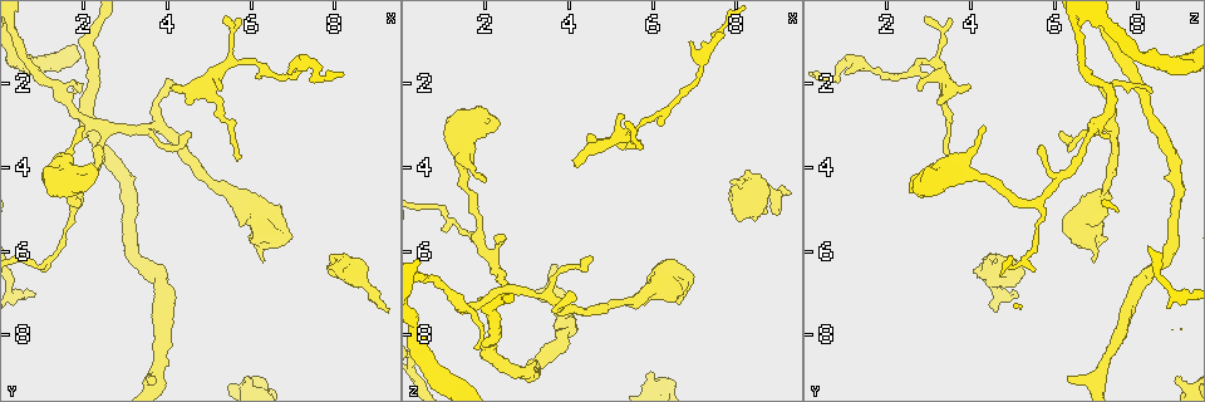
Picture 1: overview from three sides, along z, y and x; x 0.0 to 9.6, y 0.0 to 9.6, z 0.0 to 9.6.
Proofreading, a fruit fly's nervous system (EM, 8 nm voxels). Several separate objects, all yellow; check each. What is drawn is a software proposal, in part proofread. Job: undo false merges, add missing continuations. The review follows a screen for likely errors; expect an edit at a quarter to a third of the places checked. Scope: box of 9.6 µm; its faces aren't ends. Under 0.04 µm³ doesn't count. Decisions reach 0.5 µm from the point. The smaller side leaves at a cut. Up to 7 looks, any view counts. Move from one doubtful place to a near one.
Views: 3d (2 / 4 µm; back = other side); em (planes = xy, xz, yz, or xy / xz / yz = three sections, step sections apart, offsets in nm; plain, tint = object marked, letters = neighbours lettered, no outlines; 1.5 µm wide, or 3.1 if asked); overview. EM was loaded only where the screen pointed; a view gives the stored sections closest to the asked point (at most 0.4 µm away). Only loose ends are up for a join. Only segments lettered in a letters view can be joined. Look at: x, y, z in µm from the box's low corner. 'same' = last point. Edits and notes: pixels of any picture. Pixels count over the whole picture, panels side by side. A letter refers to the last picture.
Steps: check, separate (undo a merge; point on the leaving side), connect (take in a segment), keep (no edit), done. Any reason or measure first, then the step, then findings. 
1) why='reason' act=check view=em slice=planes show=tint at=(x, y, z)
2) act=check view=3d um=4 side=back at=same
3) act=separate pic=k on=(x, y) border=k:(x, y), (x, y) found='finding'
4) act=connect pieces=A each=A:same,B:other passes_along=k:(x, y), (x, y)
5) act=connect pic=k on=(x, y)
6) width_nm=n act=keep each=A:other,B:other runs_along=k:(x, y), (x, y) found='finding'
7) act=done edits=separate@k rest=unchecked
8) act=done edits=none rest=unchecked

why='free end' act=check view=3d um=4 at=(9.00, 7.05, 5.15)

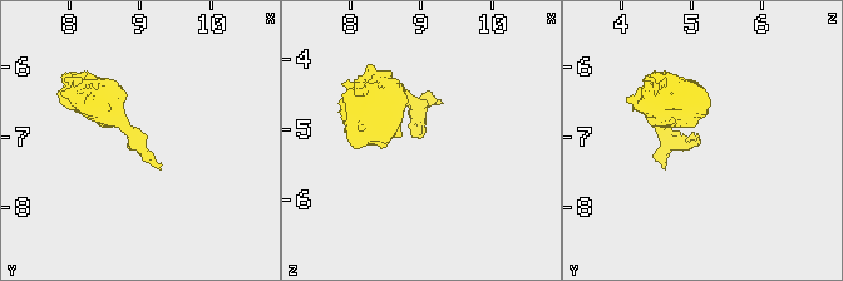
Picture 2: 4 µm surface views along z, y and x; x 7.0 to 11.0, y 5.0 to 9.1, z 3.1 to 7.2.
why='shape alone is not enough' act=check view=em slice=planes show=letters at=(9.00, 7.05, 5.10)

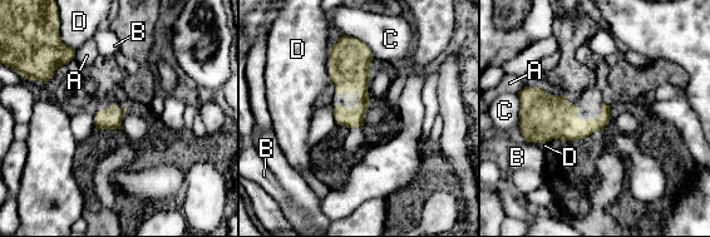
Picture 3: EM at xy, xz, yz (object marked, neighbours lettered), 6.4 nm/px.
act=keep each=A:other,B:other,C:other,D:other border=3:(523, 139), (547, 142) found='no lettered segment goes on from it'

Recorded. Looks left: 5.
why='free end' act=check view=em slice=xz step=8 show=letters at=(3.65, 9.05, 6.25)

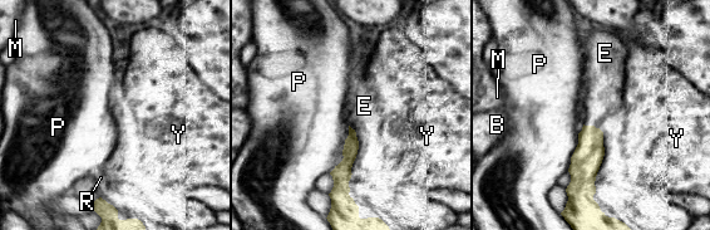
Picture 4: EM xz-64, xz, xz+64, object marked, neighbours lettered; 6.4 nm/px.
why='cut it another way' act=check view=em slice=planes show=letters at=same

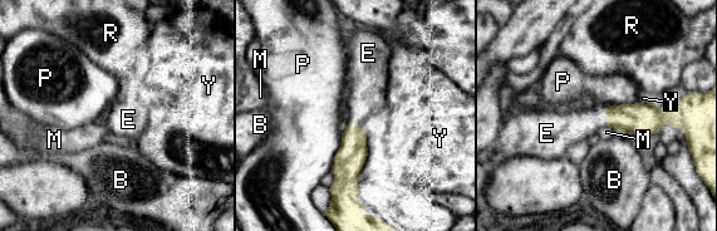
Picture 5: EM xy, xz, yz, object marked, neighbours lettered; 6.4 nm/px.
act=connect pieces=E each=B:other,E:same,M:other,P:other,R:other,Y:other found='the neuron continues'

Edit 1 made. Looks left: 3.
why='thick turns thin' act=check view=3d um=4 at=(7.15, 1.70, 1.60)

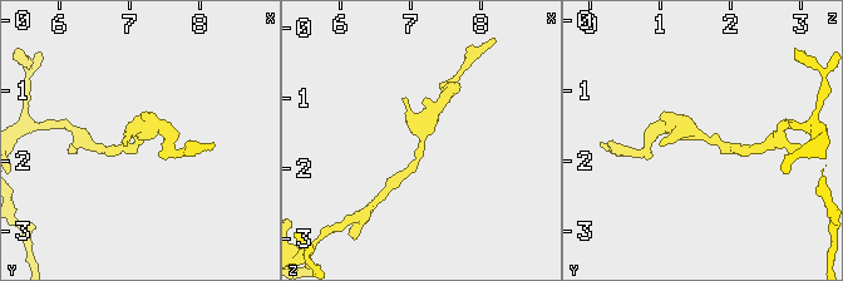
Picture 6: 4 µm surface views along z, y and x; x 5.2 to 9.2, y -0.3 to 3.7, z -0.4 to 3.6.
why='need the tissue' act=check view=em slice=planes show=tint at=(7.15, 1.65, 1.65)

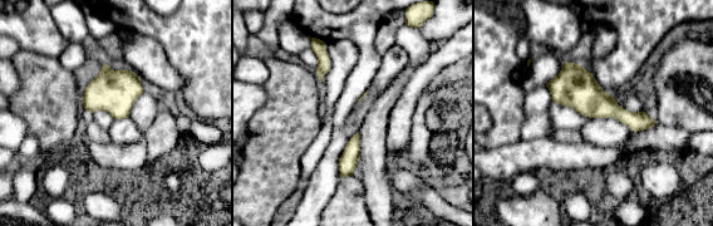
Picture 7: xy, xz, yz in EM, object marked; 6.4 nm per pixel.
why='what lies round it' act=check view=em slice=planes show=letters at=same

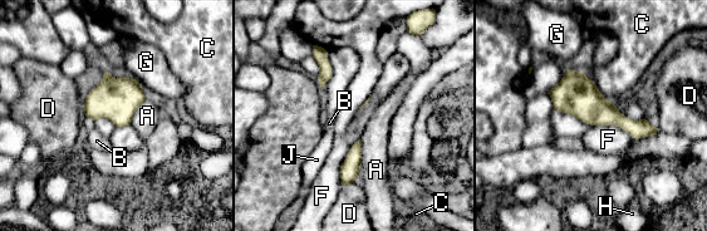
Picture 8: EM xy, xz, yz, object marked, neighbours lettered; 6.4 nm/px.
longest_contact=F:340nm act=keep each=A:other,B:other,C:other,D:other,F:other,G:other,H:other,J:other found='continuous, no second neuron'

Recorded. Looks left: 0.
act=done edits=connect@5 rest=unchecked

